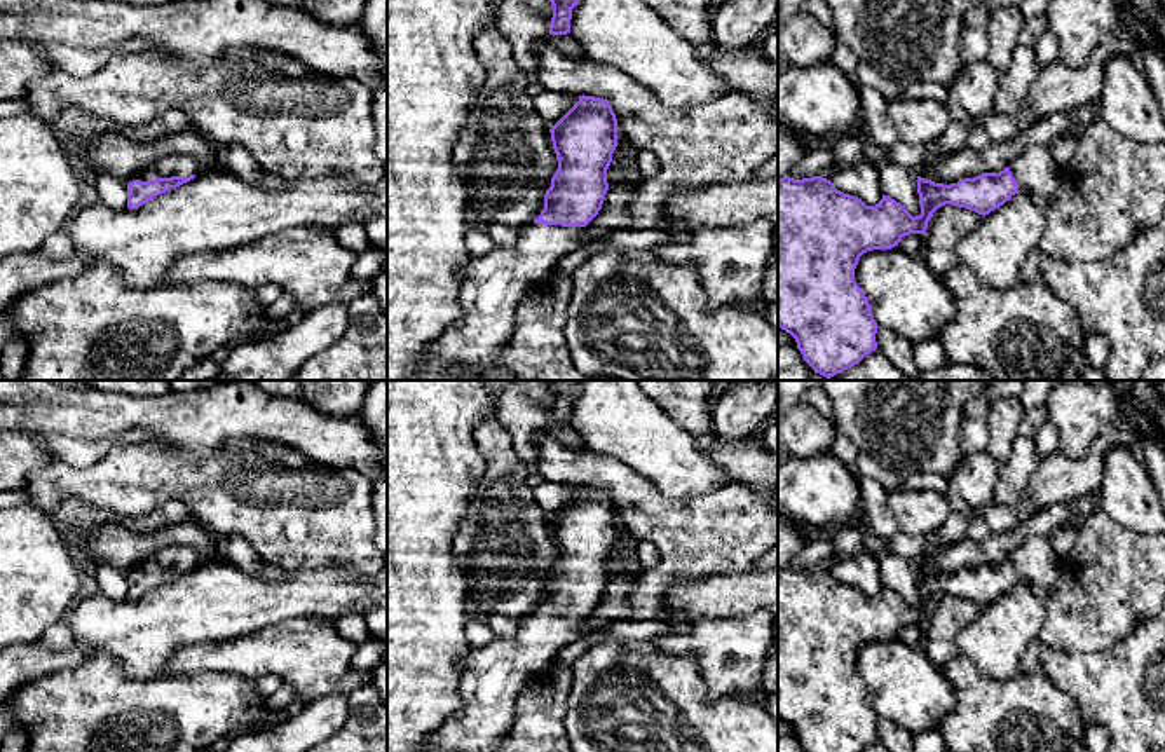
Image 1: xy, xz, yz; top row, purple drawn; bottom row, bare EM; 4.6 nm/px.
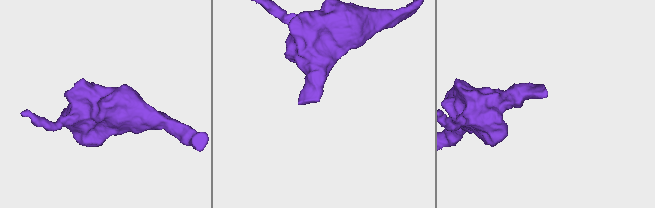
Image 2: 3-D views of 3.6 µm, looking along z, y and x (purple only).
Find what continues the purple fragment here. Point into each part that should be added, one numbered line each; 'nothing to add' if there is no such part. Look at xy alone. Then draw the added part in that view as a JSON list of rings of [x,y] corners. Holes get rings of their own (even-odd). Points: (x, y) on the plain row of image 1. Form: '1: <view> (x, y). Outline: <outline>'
1: xy (175, 555). Outline: [[[173,544],[143,558],[134,571],[150,572],[157,569],[190,567],[201,562],[201,555],[187,546]]]

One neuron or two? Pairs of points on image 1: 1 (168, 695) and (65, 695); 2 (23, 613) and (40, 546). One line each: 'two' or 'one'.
1: one
2: one

